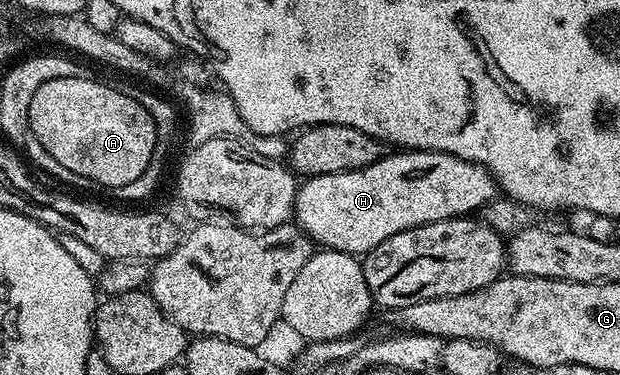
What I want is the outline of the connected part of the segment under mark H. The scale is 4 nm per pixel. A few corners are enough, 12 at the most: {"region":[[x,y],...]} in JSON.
{"region":[[438,150],[315,174],[292,218],[364,256],[388,236],[473,215],[483,166]]}

